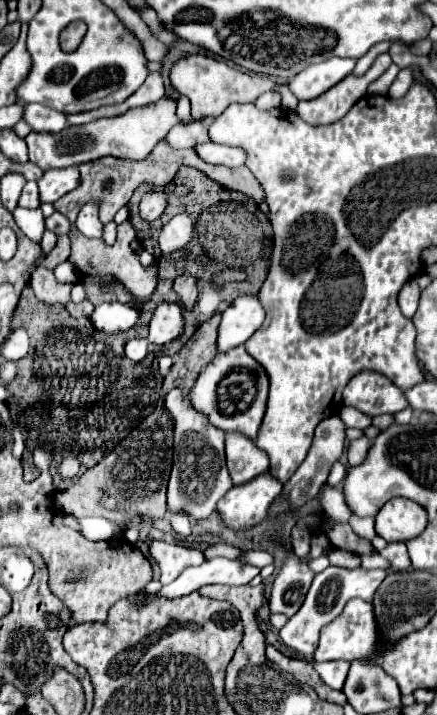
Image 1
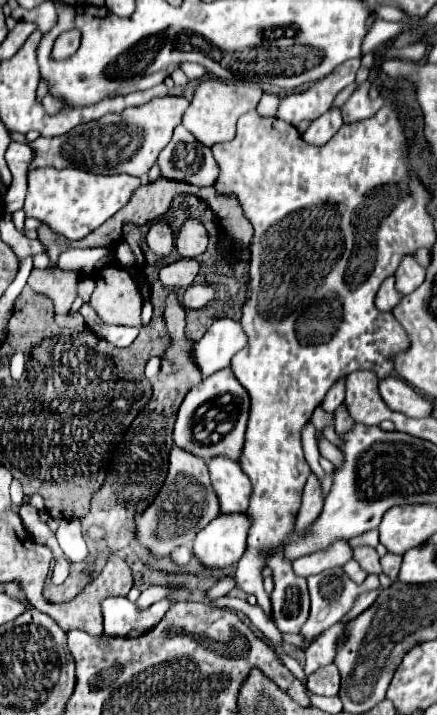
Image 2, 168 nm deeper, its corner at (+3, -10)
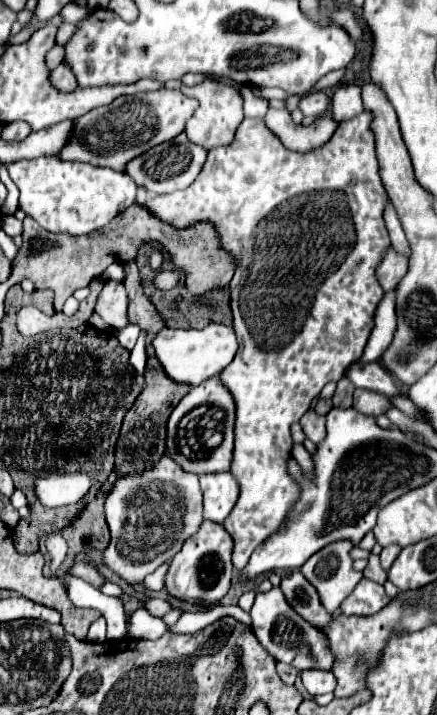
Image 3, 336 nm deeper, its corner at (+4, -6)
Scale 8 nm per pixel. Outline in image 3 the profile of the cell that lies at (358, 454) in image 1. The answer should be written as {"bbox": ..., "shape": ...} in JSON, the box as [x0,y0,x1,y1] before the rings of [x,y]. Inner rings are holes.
{"bbox":[301,409,325,443],"shape":[[[309,409],[303,417],[301,417],[301,427],[307,435],[307,439],[311,439],[313,443],[319,443],[325,437],[325,417],[321,417],[315,409]]]}

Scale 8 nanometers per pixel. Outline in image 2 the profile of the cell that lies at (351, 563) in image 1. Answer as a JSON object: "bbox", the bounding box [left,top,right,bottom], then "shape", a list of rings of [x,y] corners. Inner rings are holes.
{"bbox":[342,561,368,583],"shape":[[[348,561],[348,563],[344,563],[342,569],[344,569],[344,573],[346,573],[354,583],[362,583],[362,581],[366,579],[366,575],[368,575],[356,561]]]}

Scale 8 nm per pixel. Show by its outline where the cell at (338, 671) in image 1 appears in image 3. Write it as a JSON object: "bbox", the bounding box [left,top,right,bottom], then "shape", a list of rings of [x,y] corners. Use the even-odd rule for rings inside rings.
{"bbox":[301,671,335,697],"shape":[[[301,671],[301,679],[303,679],[303,687],[307,689],[307,693],[311,697],[315,695],[323,695],[323,693],[331,693],[335,689],[335,675],[331,671]]]}

